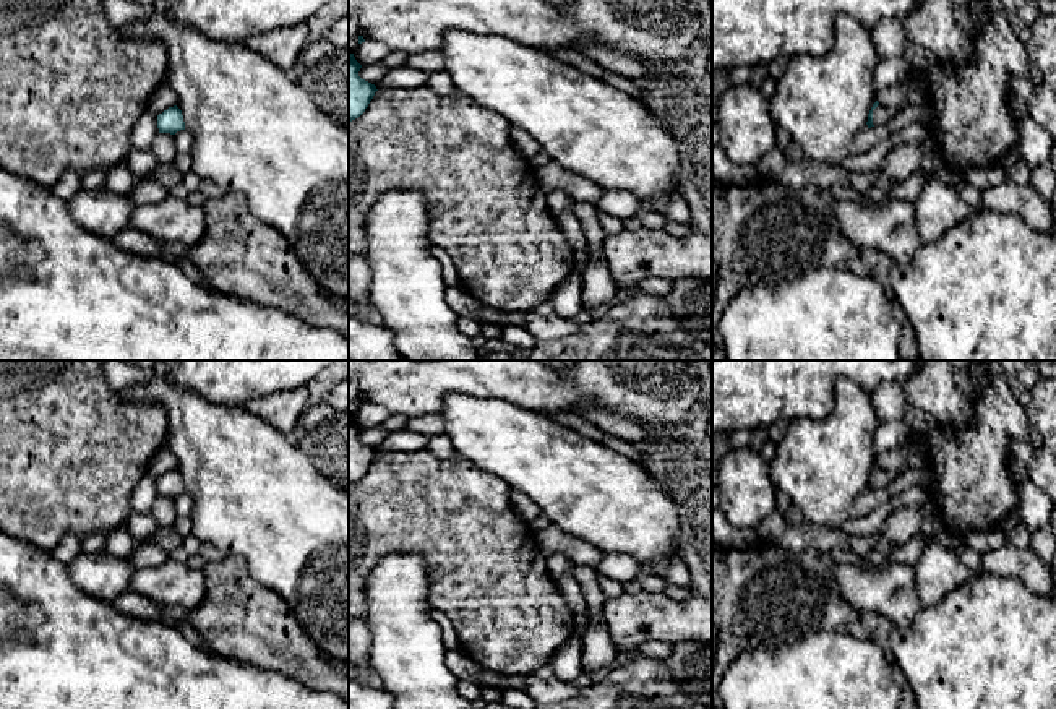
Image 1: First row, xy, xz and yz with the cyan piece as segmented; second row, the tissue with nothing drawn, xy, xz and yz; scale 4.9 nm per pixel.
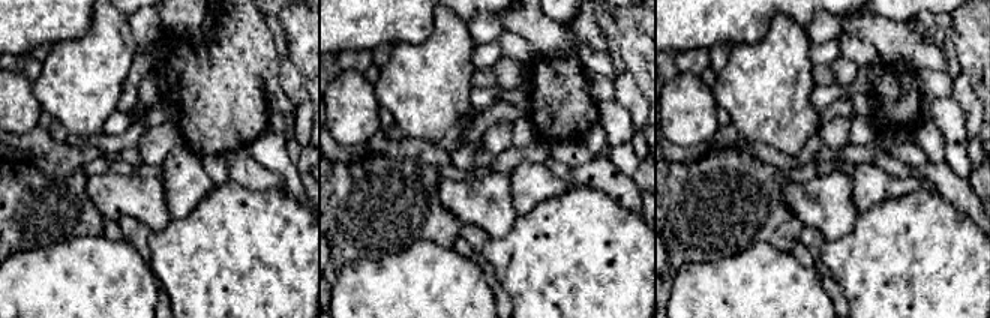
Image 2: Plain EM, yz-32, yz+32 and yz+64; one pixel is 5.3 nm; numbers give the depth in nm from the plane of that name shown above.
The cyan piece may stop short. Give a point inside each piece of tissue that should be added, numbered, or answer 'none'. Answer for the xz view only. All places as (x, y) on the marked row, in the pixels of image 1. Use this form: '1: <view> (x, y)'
none

